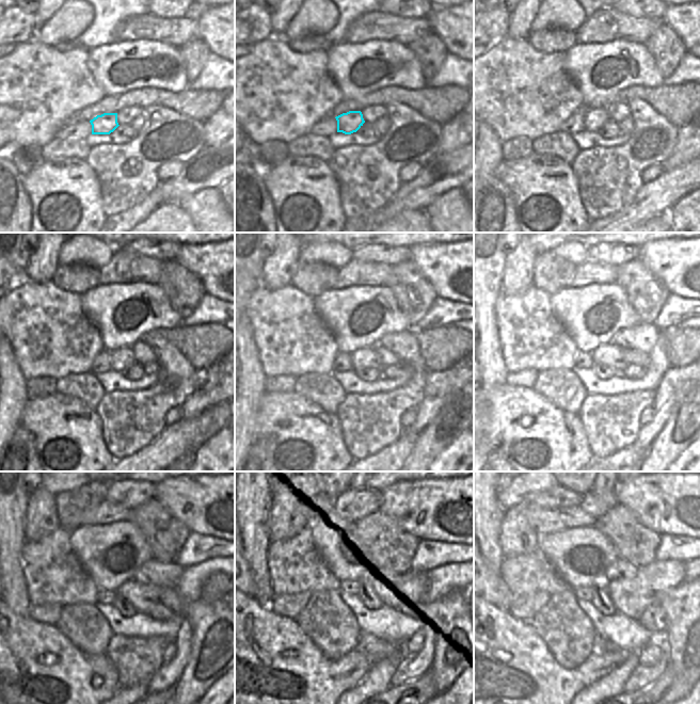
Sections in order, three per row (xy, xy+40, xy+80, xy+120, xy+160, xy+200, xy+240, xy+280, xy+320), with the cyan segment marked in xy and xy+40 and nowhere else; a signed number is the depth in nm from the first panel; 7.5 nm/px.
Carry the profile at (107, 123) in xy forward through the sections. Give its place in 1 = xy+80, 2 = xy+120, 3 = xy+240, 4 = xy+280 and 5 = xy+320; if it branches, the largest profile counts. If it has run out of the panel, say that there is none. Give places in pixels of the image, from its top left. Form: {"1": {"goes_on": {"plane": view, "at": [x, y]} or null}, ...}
{"1": {"goes_on": {"plane": "xy+80", "at": [594, 118]}}, "2": {"goes_on": {"plane": "xy+120", "at": [122, 357]}}, "3": {"goes_on": {"plane": "xy+240", "at": [143, 597]}}, "4": {"goes_on": {"plane": "xy+280", "at": [393, 594]}}, "5": {"goes_on": {"plane": "xy+320", "at": [631, 597]}}}

